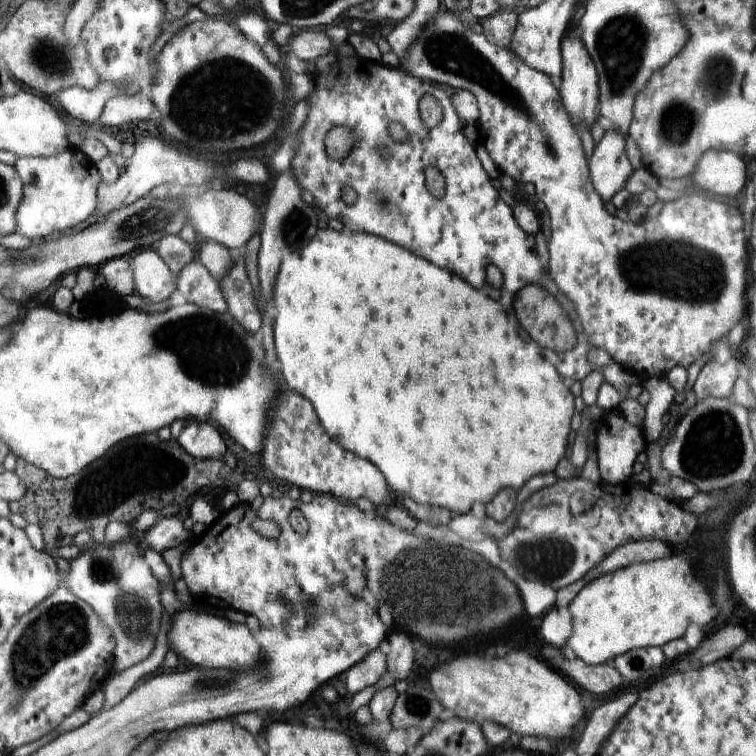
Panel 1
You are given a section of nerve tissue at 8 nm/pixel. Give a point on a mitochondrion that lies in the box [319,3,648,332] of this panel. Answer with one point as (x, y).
(450, 54)

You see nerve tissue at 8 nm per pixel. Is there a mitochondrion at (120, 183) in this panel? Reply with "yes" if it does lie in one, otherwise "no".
no

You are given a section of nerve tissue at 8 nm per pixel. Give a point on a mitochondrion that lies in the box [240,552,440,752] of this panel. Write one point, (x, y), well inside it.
(414, 705)

